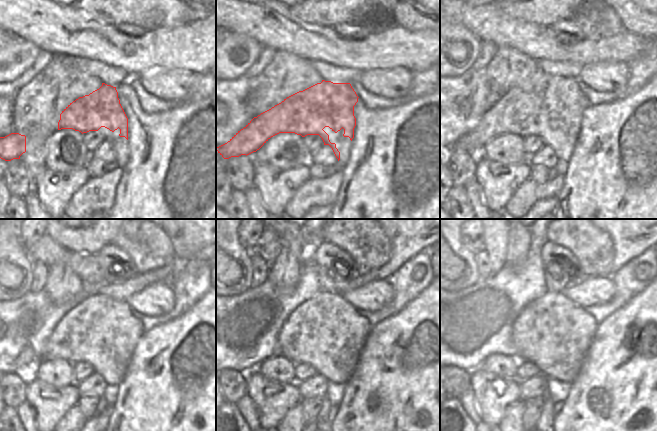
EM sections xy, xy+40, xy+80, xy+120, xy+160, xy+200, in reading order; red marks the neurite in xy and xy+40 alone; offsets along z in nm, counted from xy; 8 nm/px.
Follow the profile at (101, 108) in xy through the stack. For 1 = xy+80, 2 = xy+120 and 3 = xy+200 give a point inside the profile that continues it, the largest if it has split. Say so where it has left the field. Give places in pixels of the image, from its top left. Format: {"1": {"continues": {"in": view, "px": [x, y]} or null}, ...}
{"1": {"continues": {"in": "xy+80", "px": [551, 106]}}, "2": {"continues": {"in": "xy+120", "px": [101, 331]}}, "3": {"continues": {"in": "xy+200", "px": [554, 333]}}}

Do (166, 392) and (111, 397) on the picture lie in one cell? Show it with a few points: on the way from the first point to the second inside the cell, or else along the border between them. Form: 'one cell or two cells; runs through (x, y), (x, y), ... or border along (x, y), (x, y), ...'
two cells; border along (120, 385), (118, 397), (112, 405)

